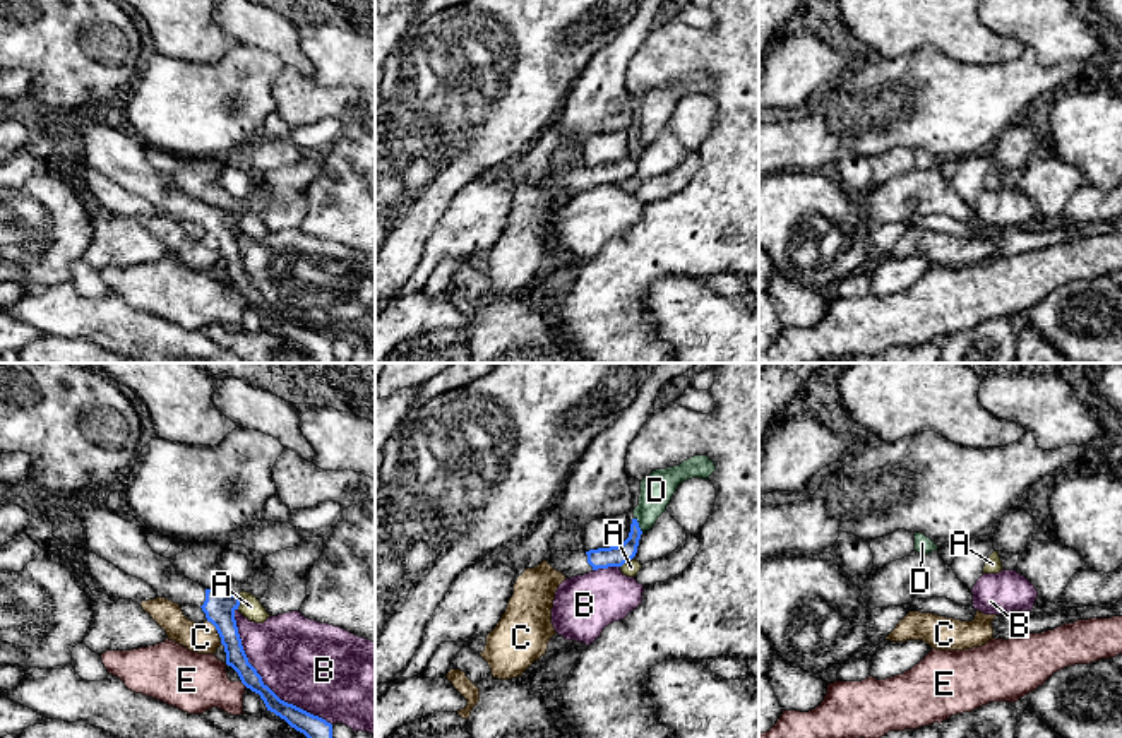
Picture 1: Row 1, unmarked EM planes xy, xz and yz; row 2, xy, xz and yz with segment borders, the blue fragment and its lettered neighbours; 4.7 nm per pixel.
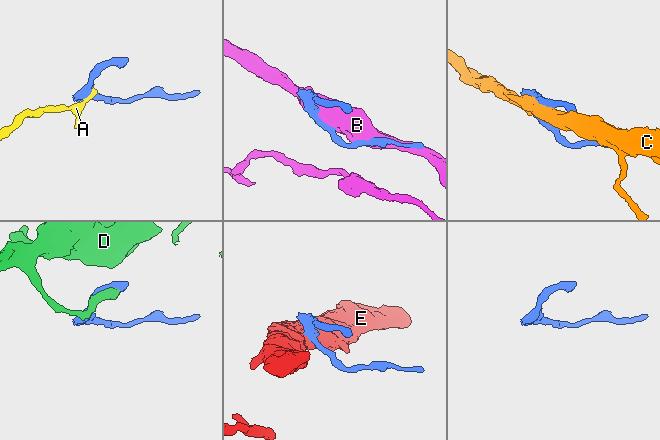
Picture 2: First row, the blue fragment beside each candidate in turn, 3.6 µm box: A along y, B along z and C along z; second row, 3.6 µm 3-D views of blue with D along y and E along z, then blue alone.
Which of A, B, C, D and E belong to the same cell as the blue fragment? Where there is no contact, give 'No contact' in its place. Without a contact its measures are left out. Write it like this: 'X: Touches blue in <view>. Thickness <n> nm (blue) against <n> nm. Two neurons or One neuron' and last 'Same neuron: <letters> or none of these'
A: Touches blue in xy. Thickness 140 nm (blue) against 100 nm. Two neurons
B: Touches blue in xy. Thickness 100 nm (blue) against 400 nm. Two neurons
C: Touches blue in xy. Thickness 140 nm (blue) against 140 nm. Two neurons
D: Touches blue in xz. Thickness 100 nm (blue) against 160 nm. Two neurons
E: Touches blue in xy. Thickness 100 nm (blue) against 280 nm. Two neurons
Same neuron: none of these

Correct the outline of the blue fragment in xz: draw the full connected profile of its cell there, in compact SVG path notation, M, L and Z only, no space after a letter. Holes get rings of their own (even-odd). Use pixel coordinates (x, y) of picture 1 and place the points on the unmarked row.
M632 135L629 154L610 164L555 168L548 164L545 176L567 195L589 190L598 185L622 183L637 170L641 144L637 135Z

